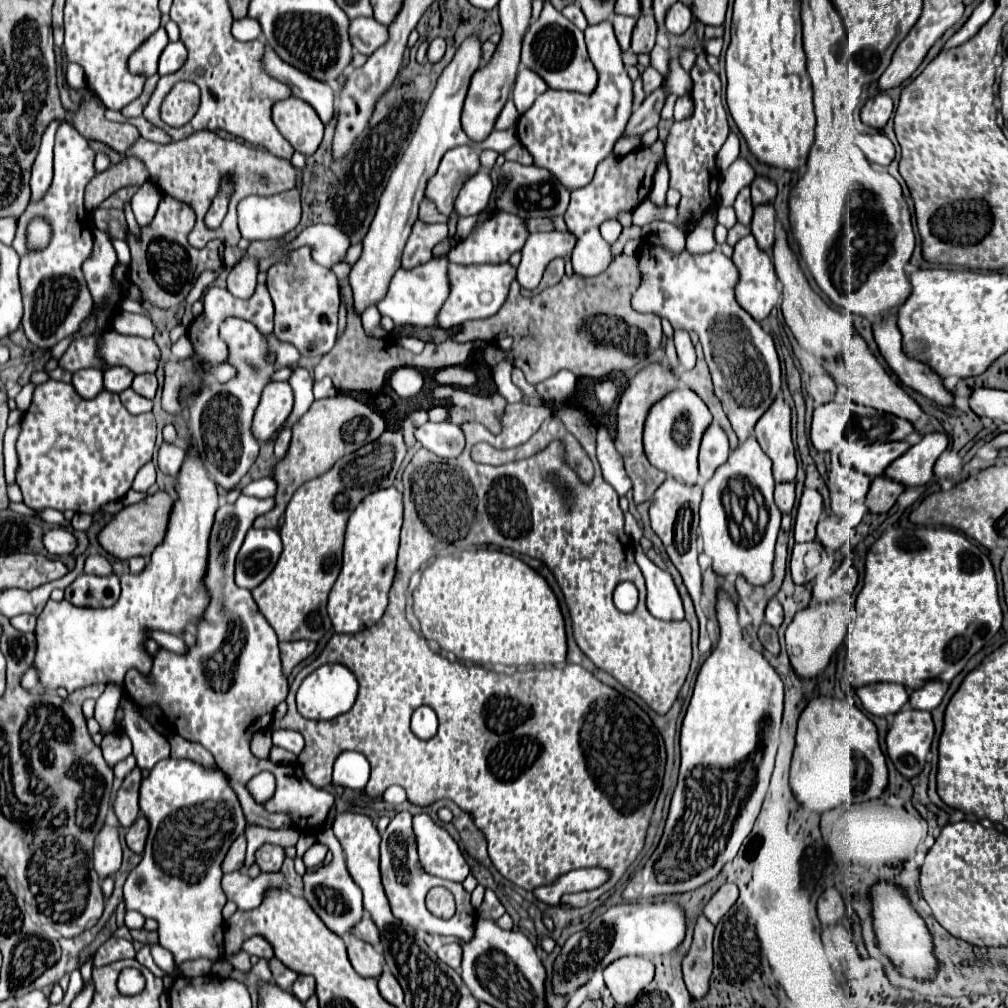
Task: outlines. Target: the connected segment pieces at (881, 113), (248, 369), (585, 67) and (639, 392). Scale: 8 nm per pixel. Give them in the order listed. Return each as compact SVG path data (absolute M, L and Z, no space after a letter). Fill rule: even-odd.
M878 94L870 98L862 108L862 122L876 130L882 130L894 112L892 98L888 94Z
M228 318L220 328L222 338L230 346L230 364L236 366L238 376L226 384L220 382L208 382L204 384L202 392L194 396L194 402L190 406L190 432L194 438L194 444L198 446L200 458L210 474L210 478L222 486L226 492L230 492L240 478L250 470L258 456L260 444L250 432L252 416L258 406L262 388L270 382L270 374L284 366L296 366L300 360L300 354L294 352L292 344L278 342L272 334L262 336L254 324L248 324L240 318ZM266 352L276 354L274 364L266 364Z
M544 2L540 18L530 24L524 36L522 64L540 74L546 80L546 84L554 90L572 90L580 94L590 94L598 84L598 72L588 58L584 34L570 20L566 20L550 2ZM566 30L568 30L568 44L566 44Z
M650 364L650 366L644 366L642 370L636 372L636 376L632 378L630 386L624 390L622 398L620 398L620 408L616 410L618 418L616 418L616 438L614 438L614 444L616 444L616 450L622 454L624 458L624 466L626 466L626 472L632 480L632 490L634 490L634 502L640 504L640 502L646 502L646 500L652 500L652 494L656 492L656 488L664 482L666 474L658 468L654 468L648 458L644 456L644 448L642 448L642 428L644 428L644 420L646 420L646 412L648 408L658 402L664 394L676 390L678 386L678 376L666 366L666 364Z

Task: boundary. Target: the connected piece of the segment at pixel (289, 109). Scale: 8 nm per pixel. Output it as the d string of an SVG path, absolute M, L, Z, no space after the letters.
M290 96L276 102L272 114L274 124L296 152L302 152L304 156L316 152L323 139L324 124L314 108L310 108L310 104L298 100L296 96Z

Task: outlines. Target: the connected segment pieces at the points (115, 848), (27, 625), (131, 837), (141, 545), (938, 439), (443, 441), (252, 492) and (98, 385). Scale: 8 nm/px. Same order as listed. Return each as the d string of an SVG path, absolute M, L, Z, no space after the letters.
M104 826L96 836L96 844L94 844L94 870L98 872L98 878L104 880L116 874L120 862L122 862L122 848L118 838L118 826L114 828Z
M20 614L20 616L10 618L10 622L12 622L12 626L14 626L14 628L28 632L28 630L34 630L34 626L36 626L36 616L30 616L30 614Z
M138 816L136 822L128 828L124 840L126 840L126 846L136 852L136 854L142 854L144 850L144 842L146 842L146 836L148 836L148 820L144 816Z
M156 492L154 496L146 496L144 500L124 506L118 514L112 516L112 520L98 532L98 542L100 546L120 558L120 560L128 560L132 556L144 556L148 558L152 554L152 550L162 542L162 536L166 532L166 524L168 524L168 516L170 516L170 508L172 508L172 498L166 492Z
M924 434L922 440L910 446L894 464L890 464L890 468L886 468L884 474L902 486L924 486L932 480L934 462L946 450L946 446L946 434Z
M426 422L416 428L416 440L442 458L456 458L464 450L464 434L456 424Z
M260 478L250 482L246 488L242 488L242 494L254 498L272 498L276 494L276 484L272 478Z
M82 368L72 374L72 386L82 398L94 398L102 392L102 370L98 368Z

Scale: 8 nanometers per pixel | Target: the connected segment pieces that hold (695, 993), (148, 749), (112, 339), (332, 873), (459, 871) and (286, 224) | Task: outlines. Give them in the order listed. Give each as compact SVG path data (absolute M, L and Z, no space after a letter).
M700 916L694 928L694 940L690 952L682 960L684 982L692 998L704 998L708 992L708 982L712 974L712 936L714 926Z
M122 692L122 704L118 708L122 708L122 728L132 740L132 754L140 770L152 770L156 762L170 756L168 740L162 734L158 734L150 724L146 724L146 720L142 720L138 712L134 712L134 702L126 696L126 692Z
M116 330L98 336L98 354L106 366L126 366L134 374L156 372L160 350L154 340L126 336Z
M340 844L330 846L334 852L334 860L328 866L318 868L312 874L304 874L304 898L312 906L312 910L324 920L324 924L338 936L346 936L354 930L354 924L362 920L364 906L362 906L362 892L354 884L352 876L346 870L346 862L340 850Z
M416 814L412 818L412 824L418 840L422 868L438 878L462 882L468 876L470 868L452 836L444 828L440 828L428 814Z
M288 190L278 196L248 196L238 204L238 226L246 240L282 238L300 222L300 192Z

